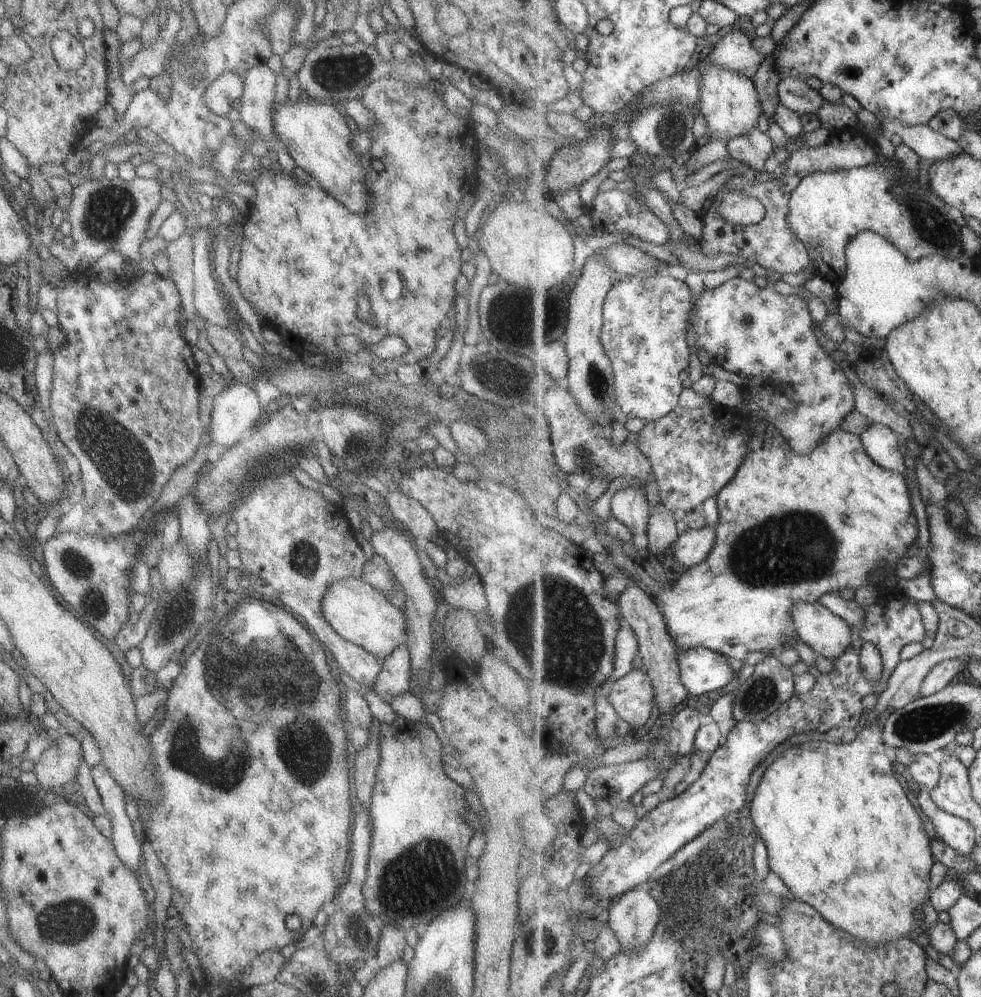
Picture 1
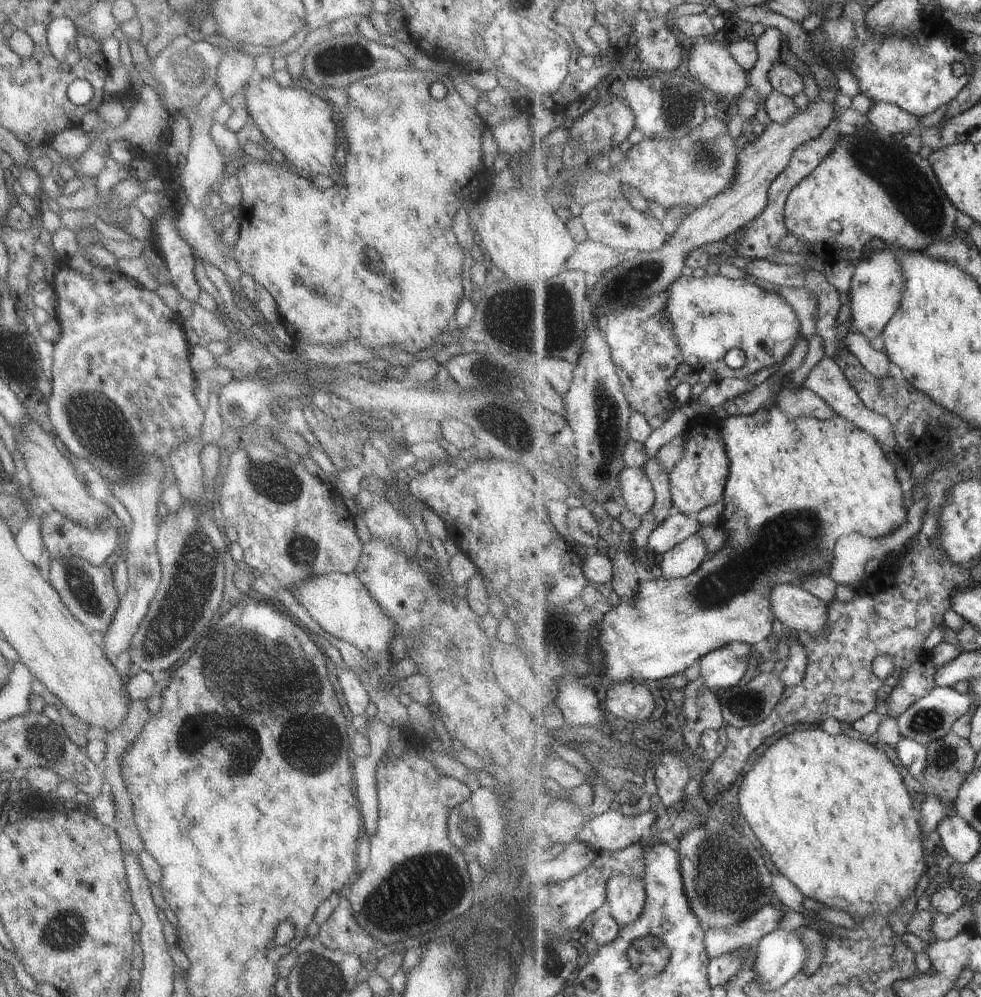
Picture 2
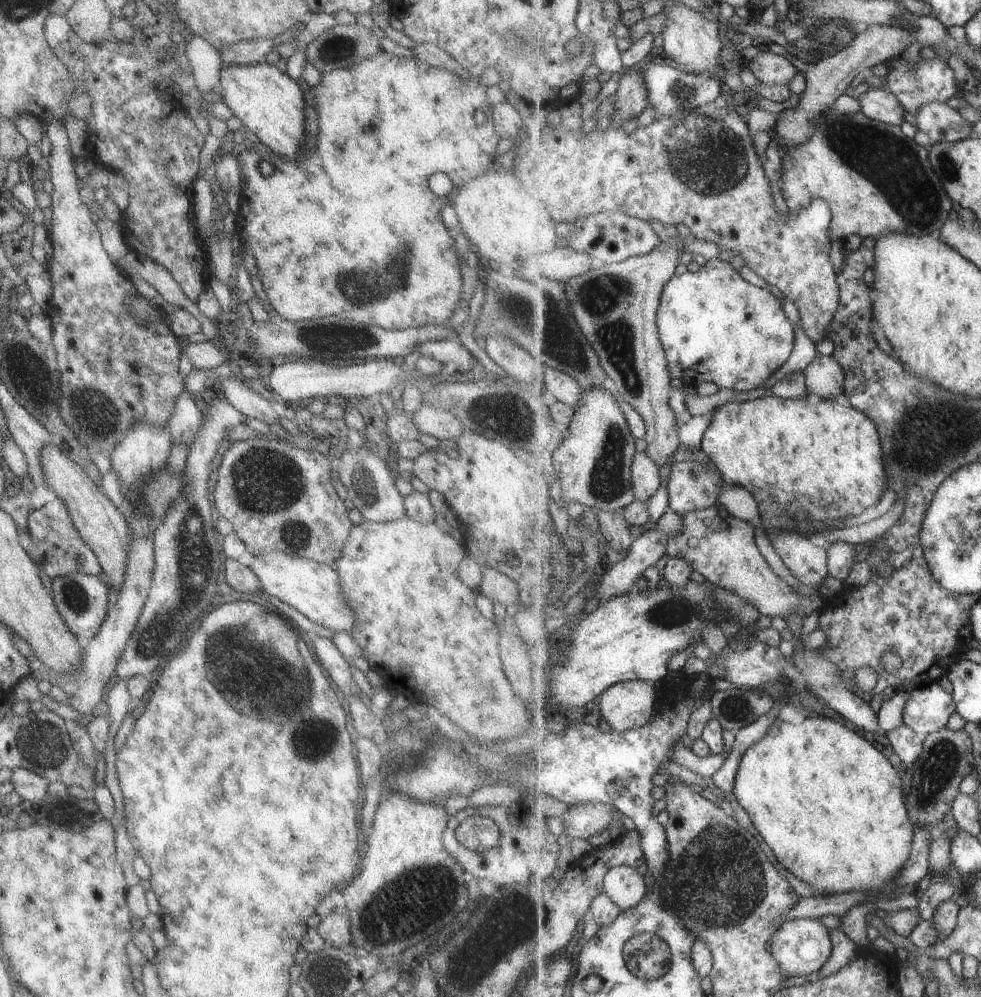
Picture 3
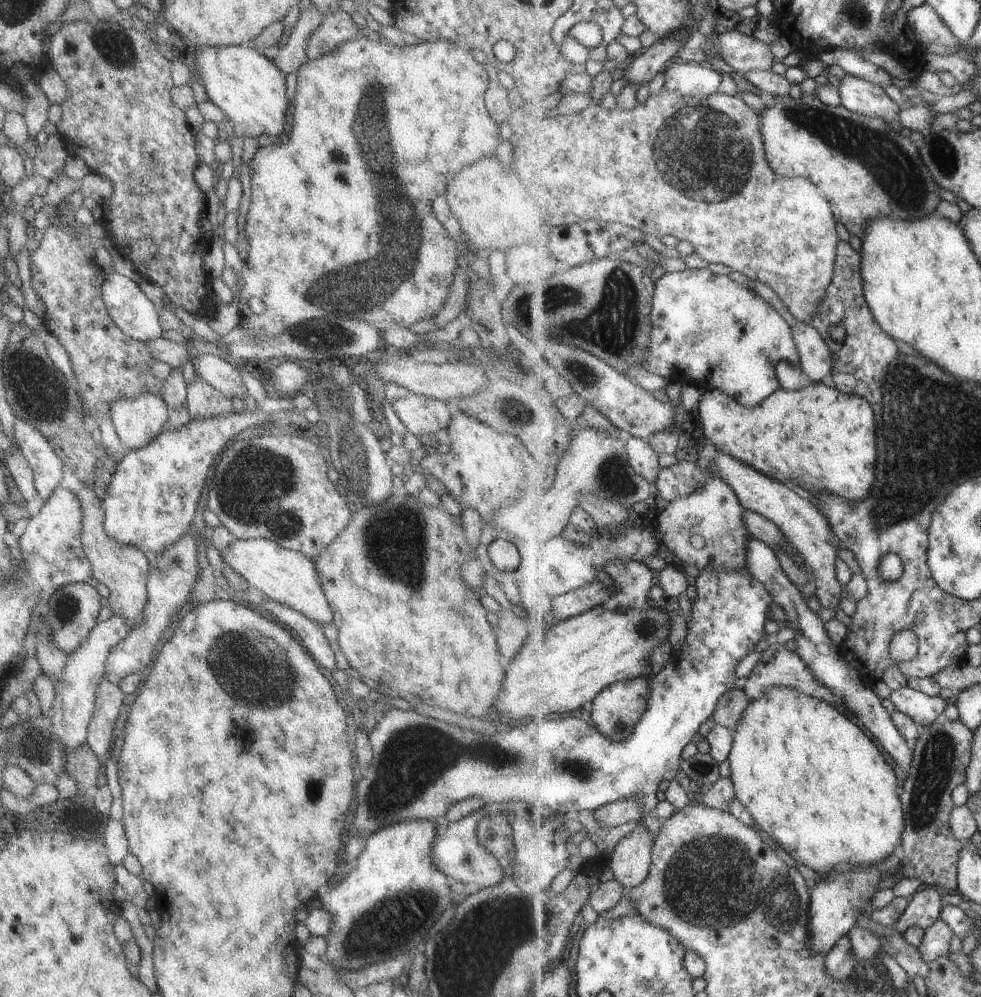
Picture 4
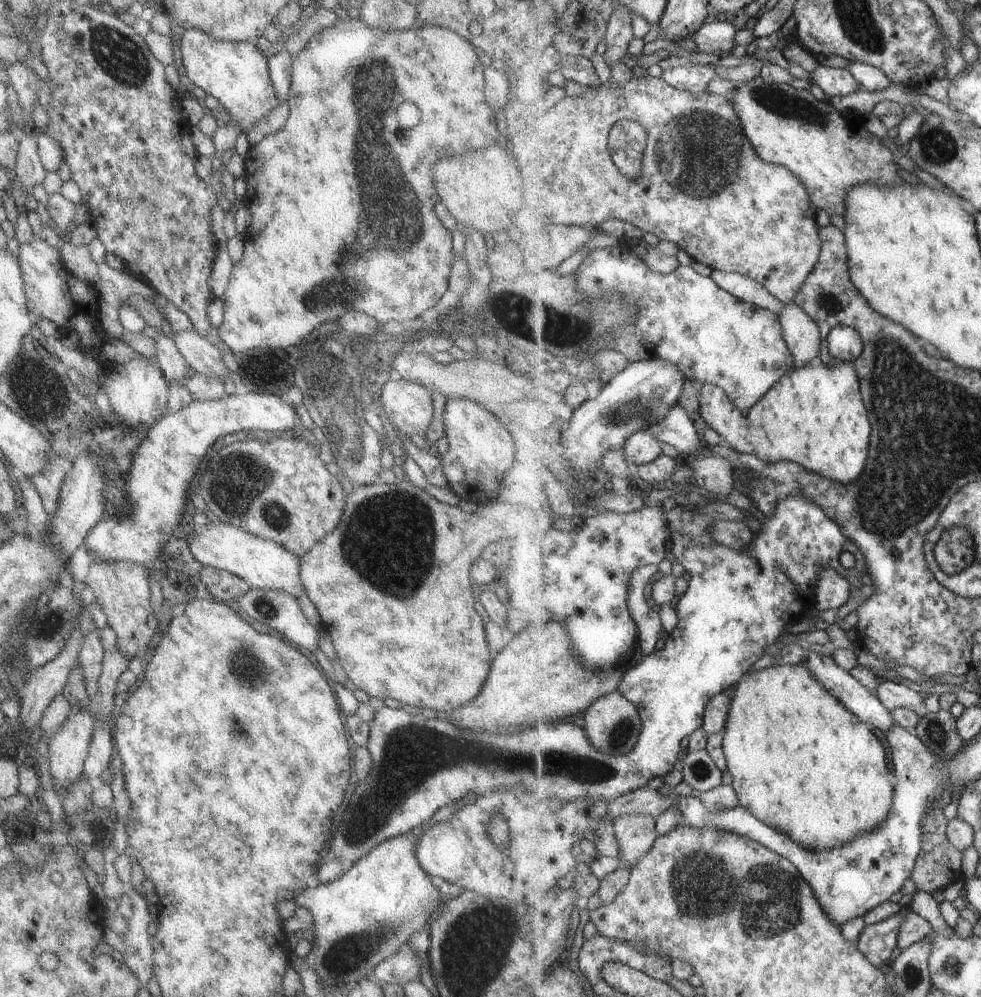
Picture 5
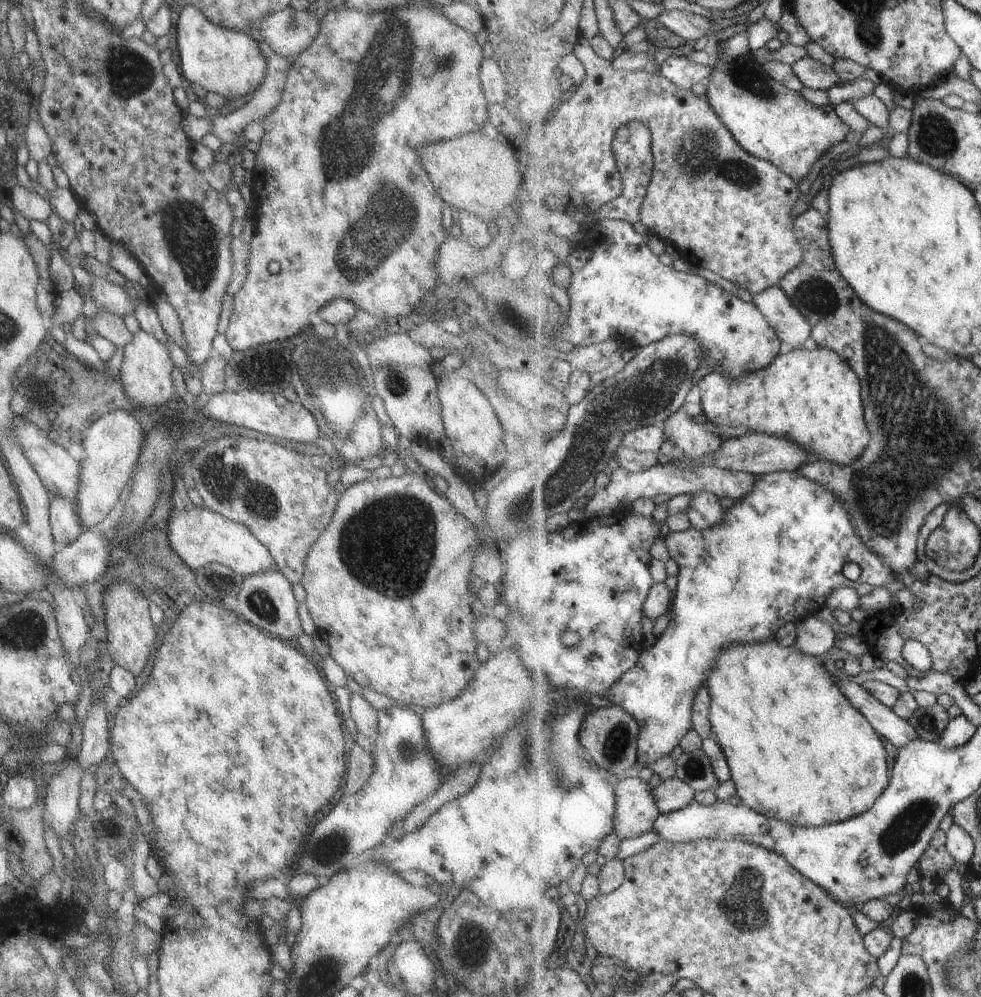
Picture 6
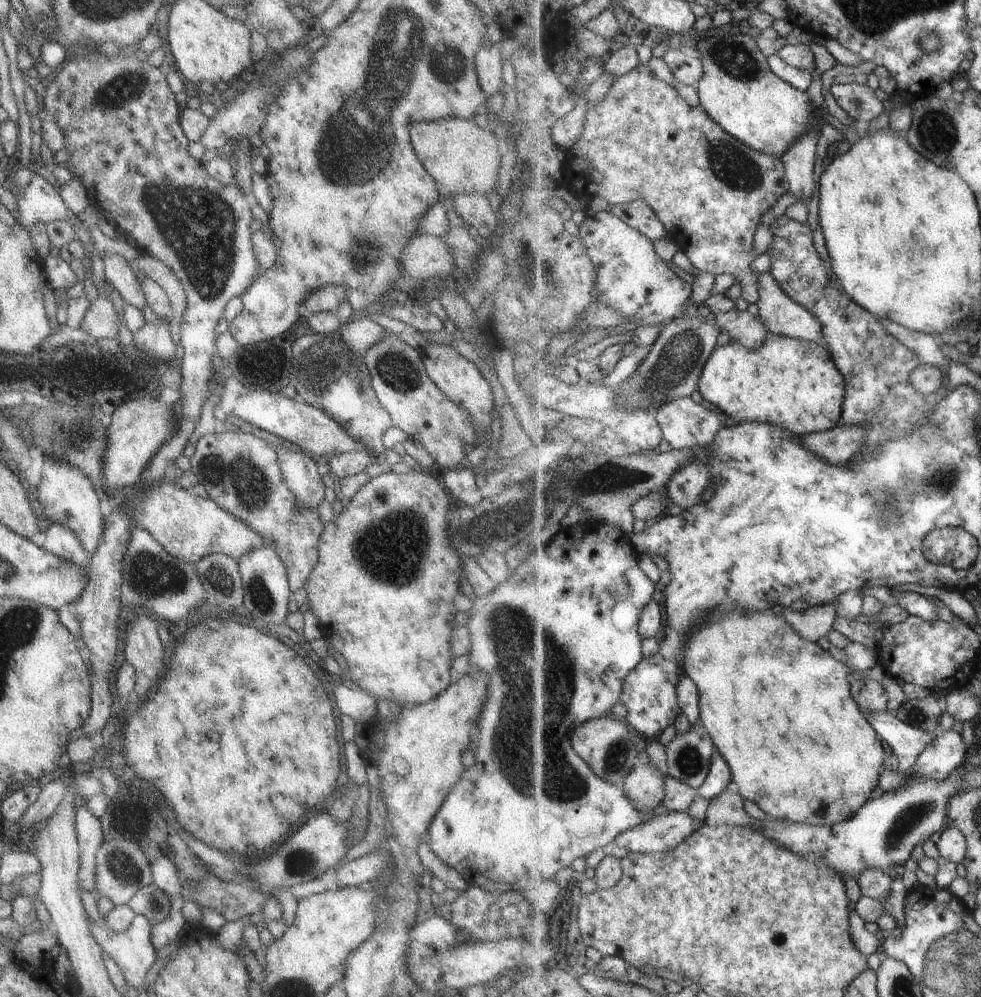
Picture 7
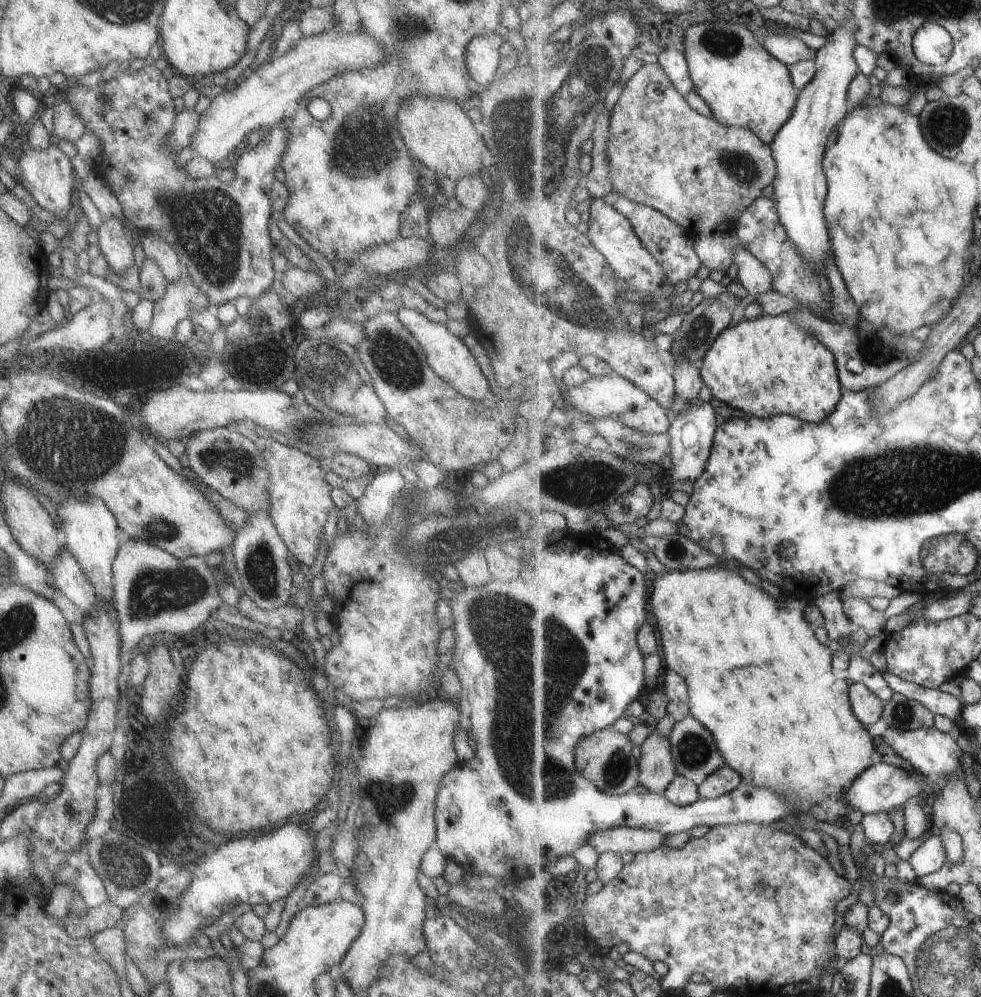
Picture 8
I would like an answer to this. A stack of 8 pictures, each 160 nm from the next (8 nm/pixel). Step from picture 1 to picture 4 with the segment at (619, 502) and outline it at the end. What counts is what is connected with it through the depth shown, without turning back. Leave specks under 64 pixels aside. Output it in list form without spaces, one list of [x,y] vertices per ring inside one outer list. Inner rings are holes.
[[[631,436],[627,440],[626,451],[635,472],[638,472],[645,480],[655,484],[663,469],[660,465],[660,454],[655,452],[646,440],[635,436]]]

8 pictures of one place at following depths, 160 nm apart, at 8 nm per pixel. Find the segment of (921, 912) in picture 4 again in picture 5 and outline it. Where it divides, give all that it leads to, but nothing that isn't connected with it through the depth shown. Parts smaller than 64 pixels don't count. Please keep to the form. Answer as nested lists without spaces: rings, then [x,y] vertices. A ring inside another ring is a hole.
[[[897,913],[887,920],[866,925],[860,932],[857,948],[875,966],[891,963],[898,952],[898,936],[907,914]]]

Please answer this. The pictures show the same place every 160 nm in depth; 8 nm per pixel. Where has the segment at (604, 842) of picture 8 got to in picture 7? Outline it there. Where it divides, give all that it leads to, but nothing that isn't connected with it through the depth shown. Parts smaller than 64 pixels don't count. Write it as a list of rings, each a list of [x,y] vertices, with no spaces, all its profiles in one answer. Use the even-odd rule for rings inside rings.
[[[686,811],[655,815],[619,835],[613,844],[613,850],[620,854],[669,852],[675,850],[703,826],[704,821],[697,822]]]

